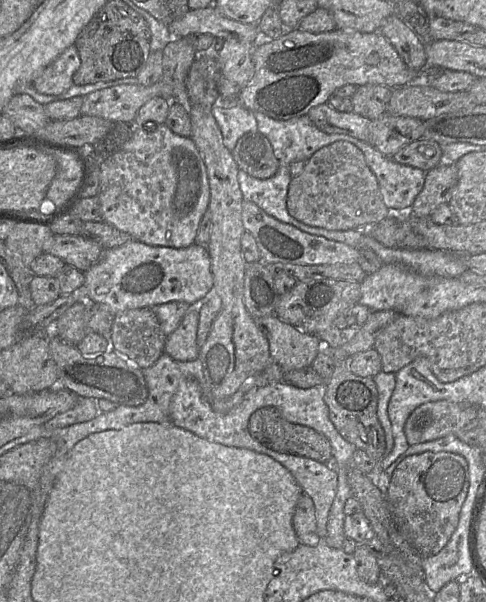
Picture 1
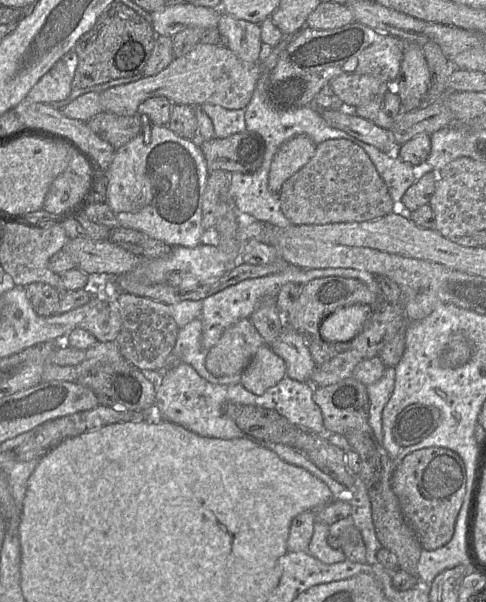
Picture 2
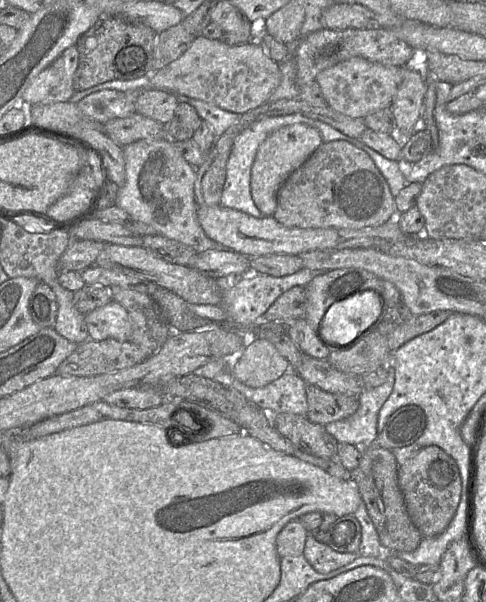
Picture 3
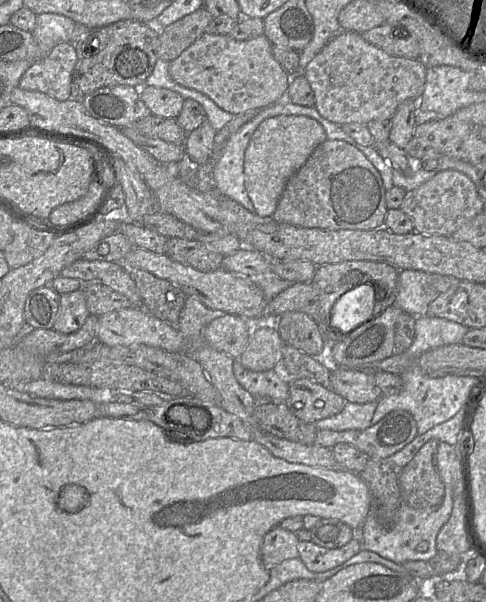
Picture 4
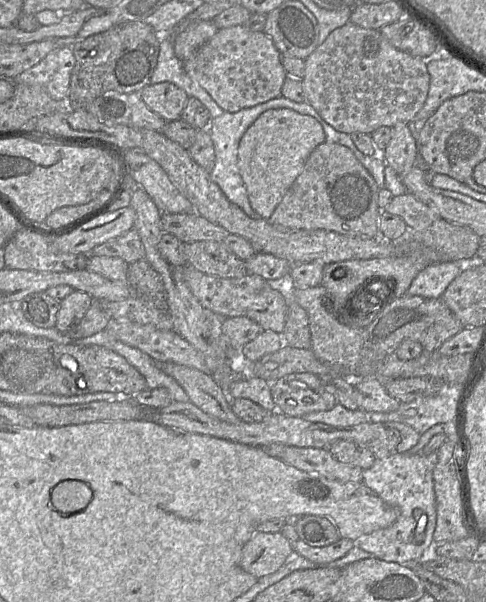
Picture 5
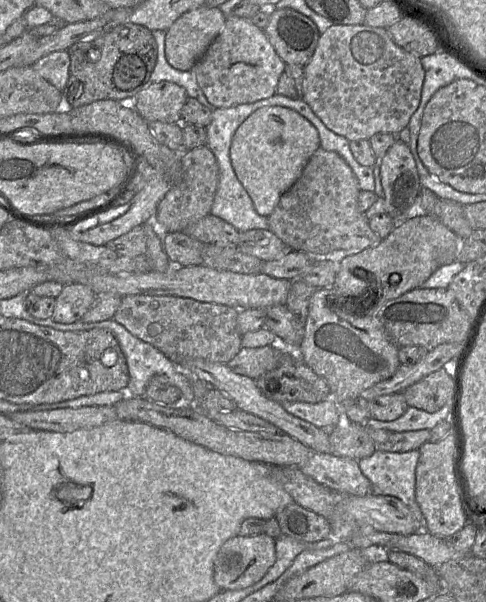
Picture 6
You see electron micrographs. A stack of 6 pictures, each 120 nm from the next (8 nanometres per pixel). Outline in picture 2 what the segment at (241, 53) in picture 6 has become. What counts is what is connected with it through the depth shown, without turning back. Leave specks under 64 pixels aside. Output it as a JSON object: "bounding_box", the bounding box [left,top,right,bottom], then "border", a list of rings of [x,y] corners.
{"bounding_box":[100,43,260,116],"border":[[[198,43],[189,53],[174,58],[170,65],[158,74],[100,92],[100,102],[103,112],[121,116],[135,115],[143,101],[158,96],[167,98],[172,104],[193,107],[213,104],[229,110],[245,109],[251,100],[259,76],[260,62],[242,61],[225,45]]]}

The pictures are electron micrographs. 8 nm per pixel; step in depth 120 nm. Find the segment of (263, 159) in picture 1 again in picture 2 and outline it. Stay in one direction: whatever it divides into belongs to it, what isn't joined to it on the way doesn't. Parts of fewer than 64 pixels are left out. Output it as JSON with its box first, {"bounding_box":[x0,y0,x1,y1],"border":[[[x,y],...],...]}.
{"bounding_box":[198,131,265,174],"border":[[[243,131],[225,139],[198,141],[205,158],[208,174],[214,170],[228,173],[252,173],[262,164],[265,152],[263,138],[254,132]]]}

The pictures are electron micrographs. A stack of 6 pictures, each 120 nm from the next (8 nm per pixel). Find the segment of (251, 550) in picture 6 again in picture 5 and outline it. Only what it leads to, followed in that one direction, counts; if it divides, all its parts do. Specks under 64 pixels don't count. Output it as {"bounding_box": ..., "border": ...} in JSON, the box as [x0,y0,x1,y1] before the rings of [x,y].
{"bounding_box":[240,531,293,579],"border":[[[257,531],[242,549],[240,566],[259,579],[283,567],[293,552],[292,543],[282,533]]]}

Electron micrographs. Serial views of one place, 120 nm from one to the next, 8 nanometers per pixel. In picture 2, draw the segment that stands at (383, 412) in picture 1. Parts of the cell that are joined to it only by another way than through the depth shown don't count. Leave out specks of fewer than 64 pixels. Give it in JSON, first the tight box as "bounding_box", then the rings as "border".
{"bounding_box":[367,367,395,444],"border":[[[386,367],[384,375],[375,383],[367,386],[369,396],[368,422],[377,440],[382,444],[382,412],[390,399],[395,385],[395,367]]]}

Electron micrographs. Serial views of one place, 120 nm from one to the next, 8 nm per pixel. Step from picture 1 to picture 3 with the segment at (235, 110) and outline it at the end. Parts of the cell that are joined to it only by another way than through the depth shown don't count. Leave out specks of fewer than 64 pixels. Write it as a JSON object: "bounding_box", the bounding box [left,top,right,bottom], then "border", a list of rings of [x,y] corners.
{"bounding_box":[172,93,241,138],"border":[[[172,93],[178,102],[187,102],[195,108],[202,121],[208,123],[215,138],[220,137],[230,126],[235,124],[241,115],[223,110],[210,103]]]}

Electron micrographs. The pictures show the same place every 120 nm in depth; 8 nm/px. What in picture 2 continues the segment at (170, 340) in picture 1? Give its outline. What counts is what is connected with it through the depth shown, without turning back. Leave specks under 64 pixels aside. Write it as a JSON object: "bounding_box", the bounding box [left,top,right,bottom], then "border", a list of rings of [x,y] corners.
{"bounding_box":[172,318,242,385],"border":[[[198,318],[181,327],[172,355],[178,358],[178,363],[183,361],[182,363],[192,366],[207,382],[225,385],[239,383],[242,373],[216,377],[207,370],[205,361],[208,350],[203,346],[202,333],[203,326]]]}

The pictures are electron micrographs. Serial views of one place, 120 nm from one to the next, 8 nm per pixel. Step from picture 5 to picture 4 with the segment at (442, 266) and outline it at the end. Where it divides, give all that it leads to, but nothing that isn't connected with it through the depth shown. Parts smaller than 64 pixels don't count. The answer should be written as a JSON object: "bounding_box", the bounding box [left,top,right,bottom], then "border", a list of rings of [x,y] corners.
{"bounding_box":[393,270,454,316],"border":[[[399,270],[398,293],[393,303],[413,316],[426,315],[430,303],[454,283],[452,276],[419,270]]]}

